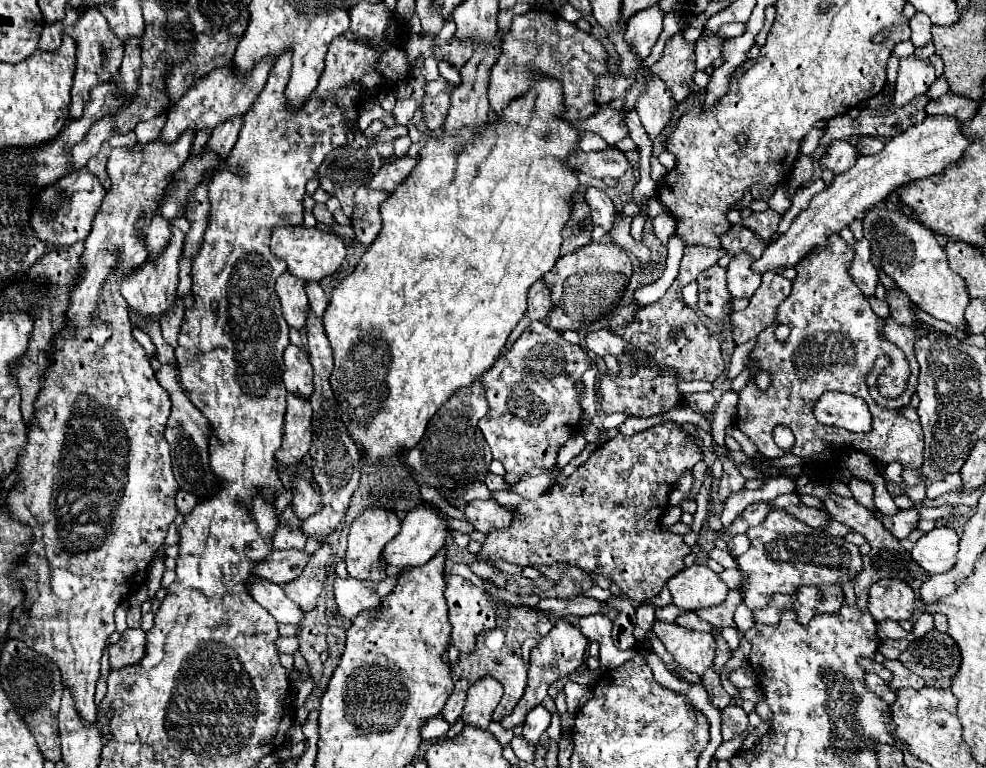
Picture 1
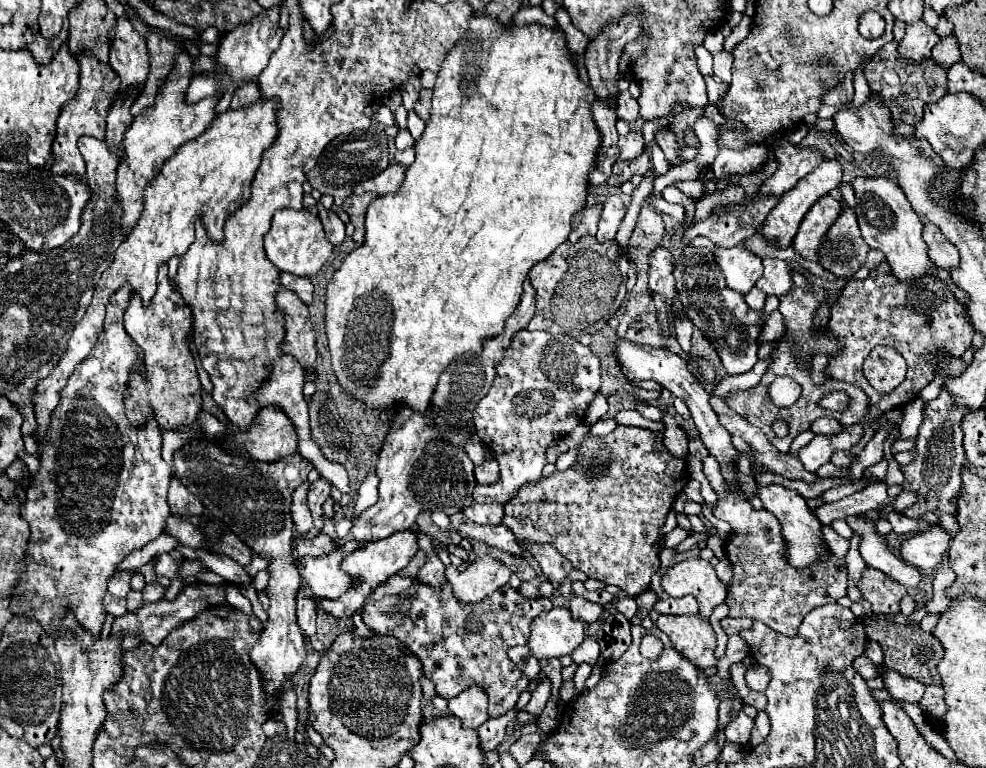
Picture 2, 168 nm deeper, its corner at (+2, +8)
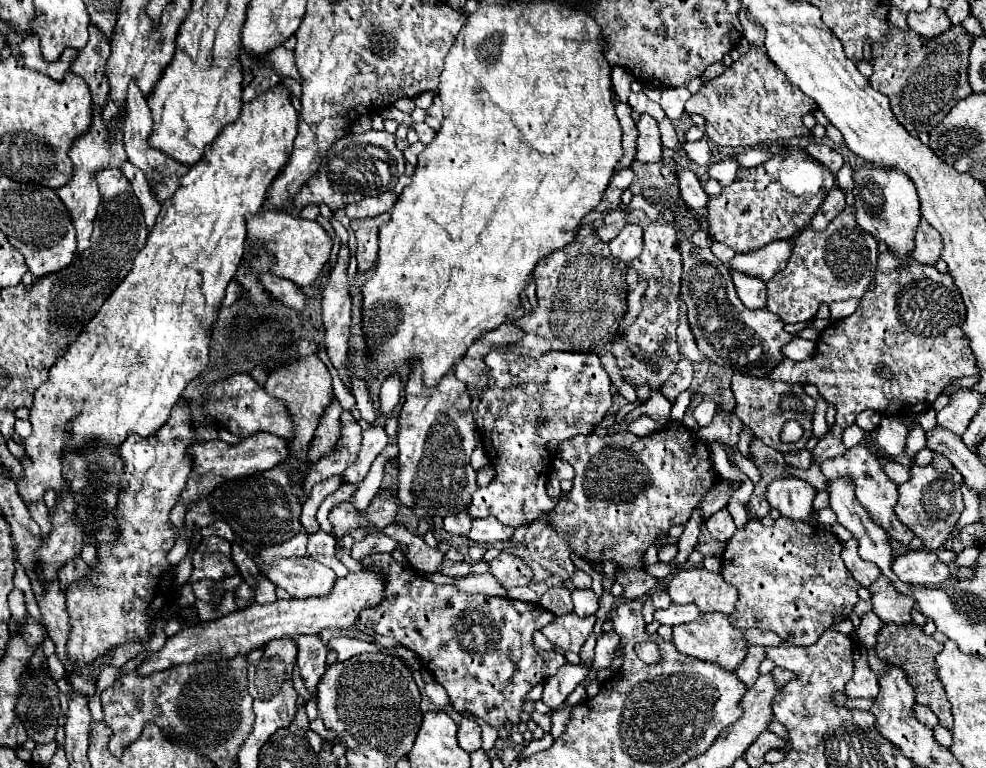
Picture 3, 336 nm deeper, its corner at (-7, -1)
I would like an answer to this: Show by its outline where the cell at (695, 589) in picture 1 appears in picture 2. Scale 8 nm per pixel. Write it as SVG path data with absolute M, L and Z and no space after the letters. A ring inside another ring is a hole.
M686 559L676 563L674 567L670 567L664 575L662 575L662 589L670 595L670 597L684 597L684 595L694 595L698 605L700 605L700 615L702 617L710 617L712 609L720 603L724 603L726 599L726 585L718 579L714 567L704 561L704 559Z

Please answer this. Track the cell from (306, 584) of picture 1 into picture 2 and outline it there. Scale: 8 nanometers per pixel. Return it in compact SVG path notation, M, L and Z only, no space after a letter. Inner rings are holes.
M300 589L298 597L296 597L296 619L298 619L298 627L302 631L304 637L312 637L316 635L316 607L314 603L308 599L312 595L310 589Z

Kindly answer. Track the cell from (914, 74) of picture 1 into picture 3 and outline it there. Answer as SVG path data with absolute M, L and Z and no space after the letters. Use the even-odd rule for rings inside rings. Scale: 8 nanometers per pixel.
M931 6L925 12L921 12L921 14L909 14L907 22L909 22L909 28L917 36L927 38L927 40L945 34L949 30L949 26L951 26L947 14L943 10L931 8Z

